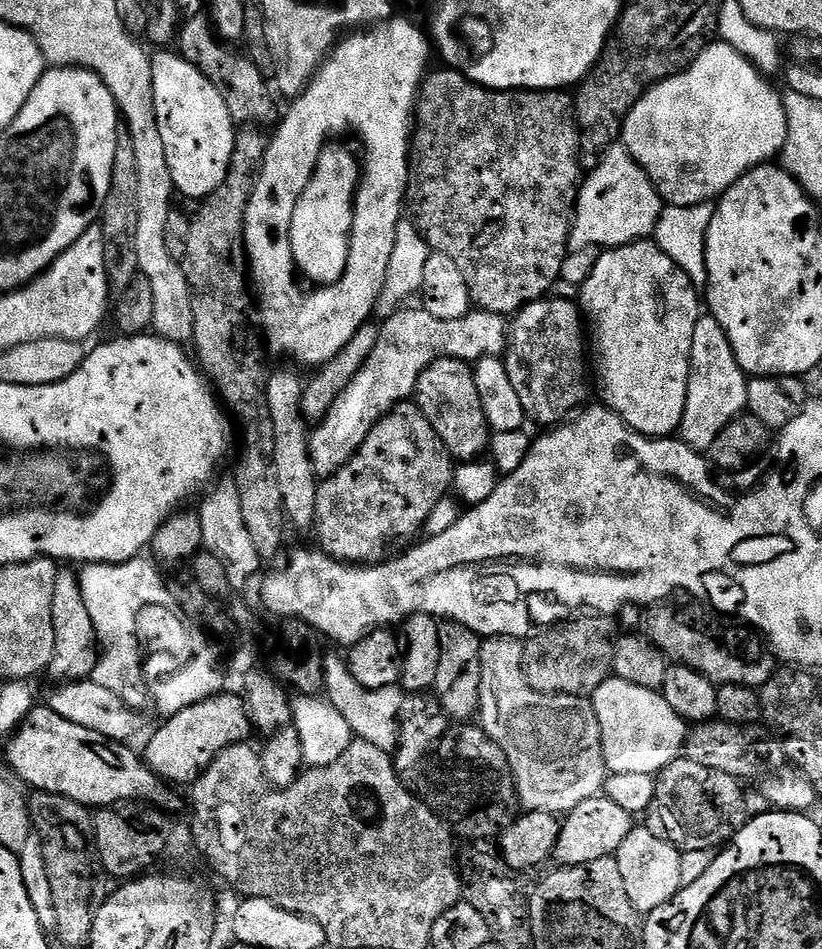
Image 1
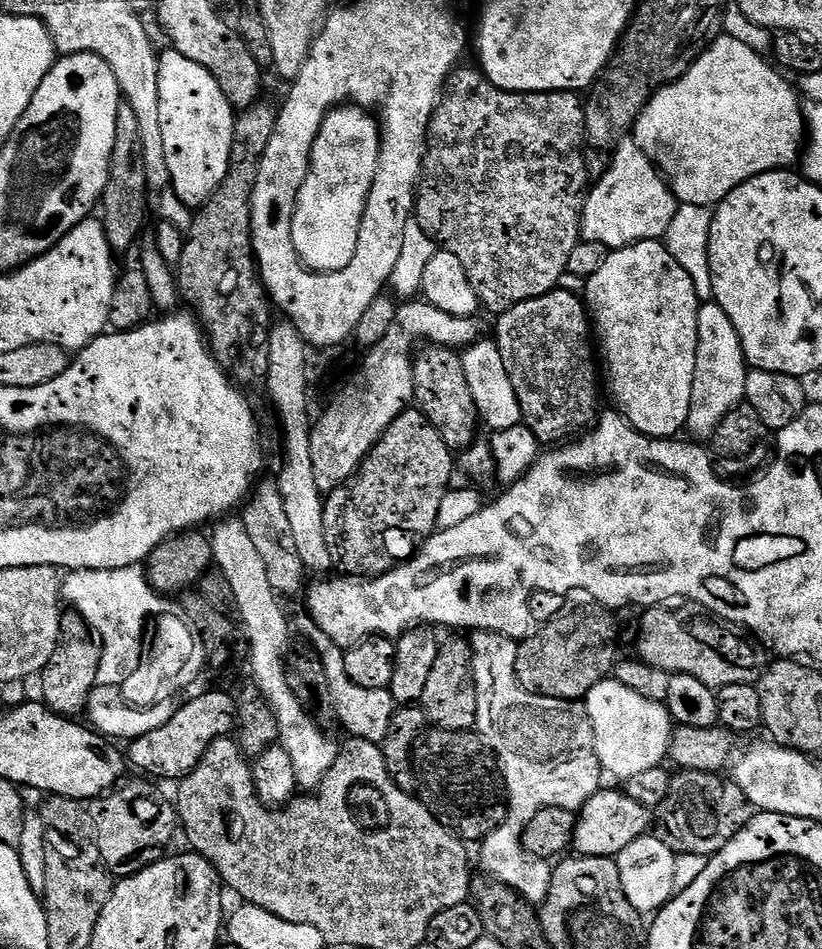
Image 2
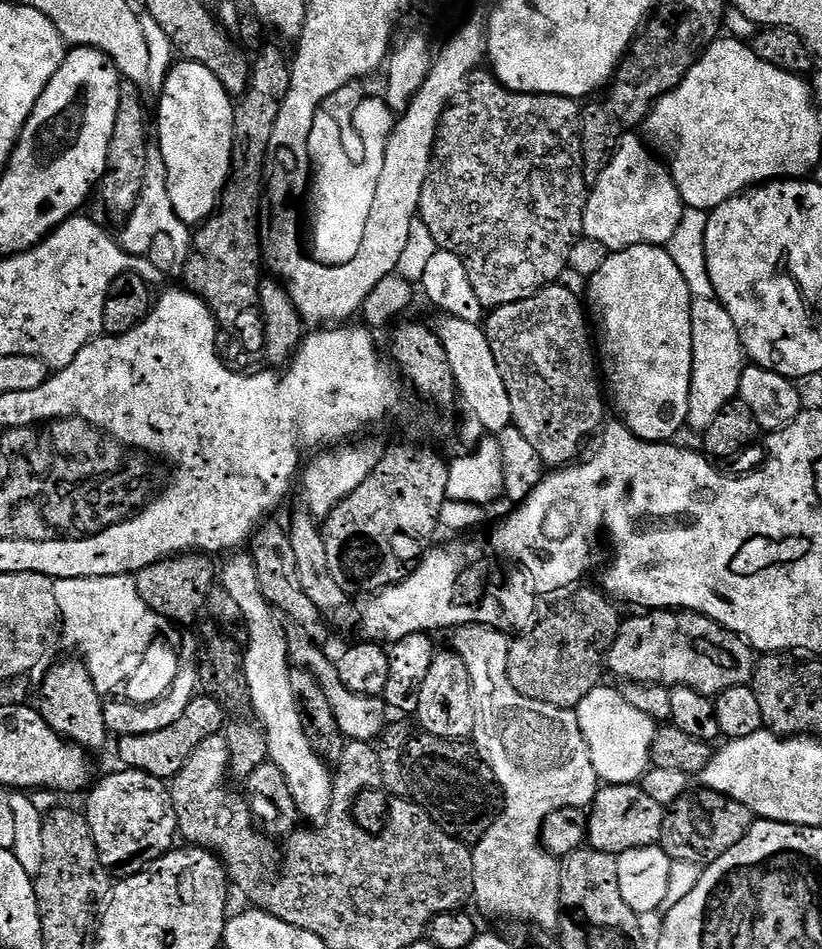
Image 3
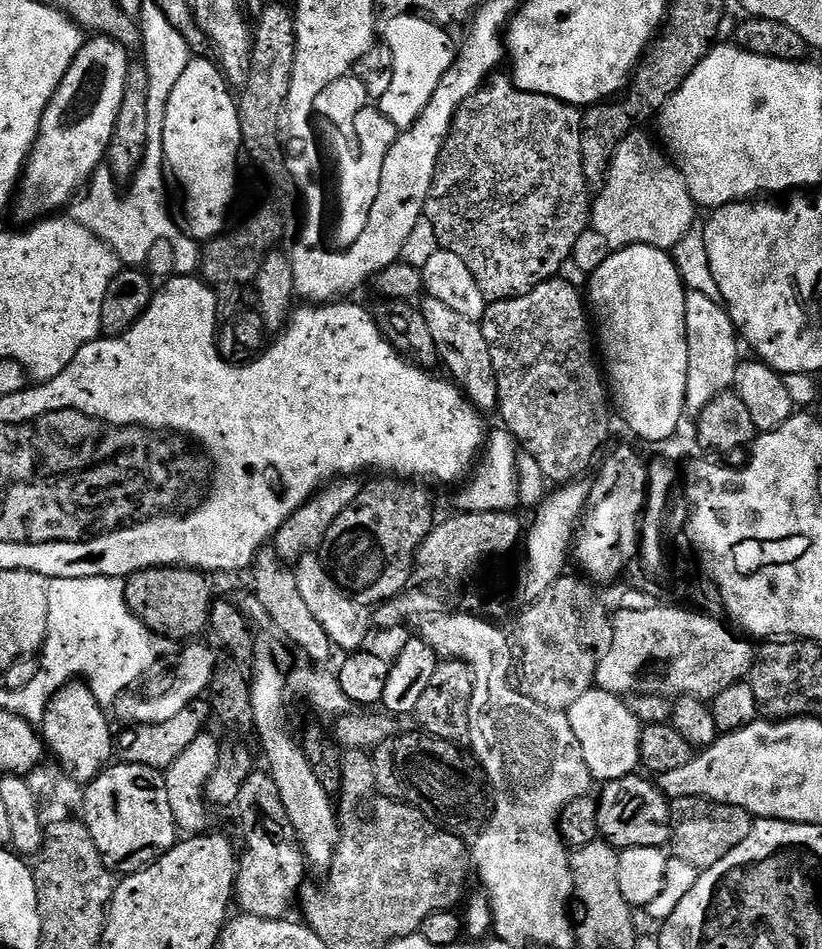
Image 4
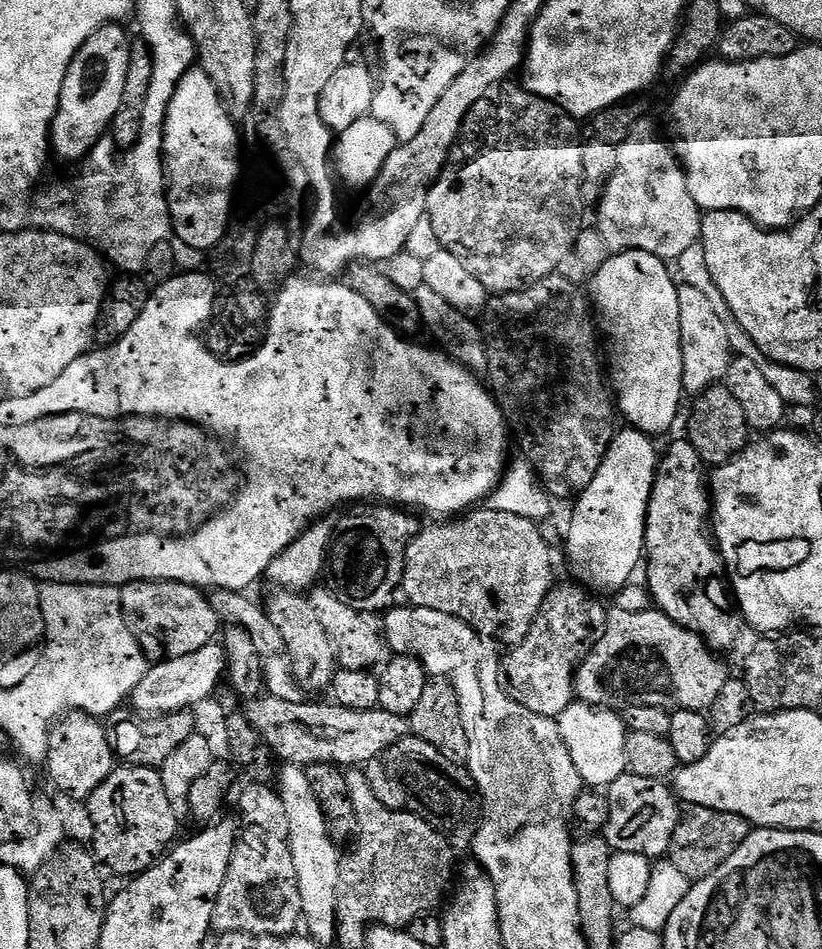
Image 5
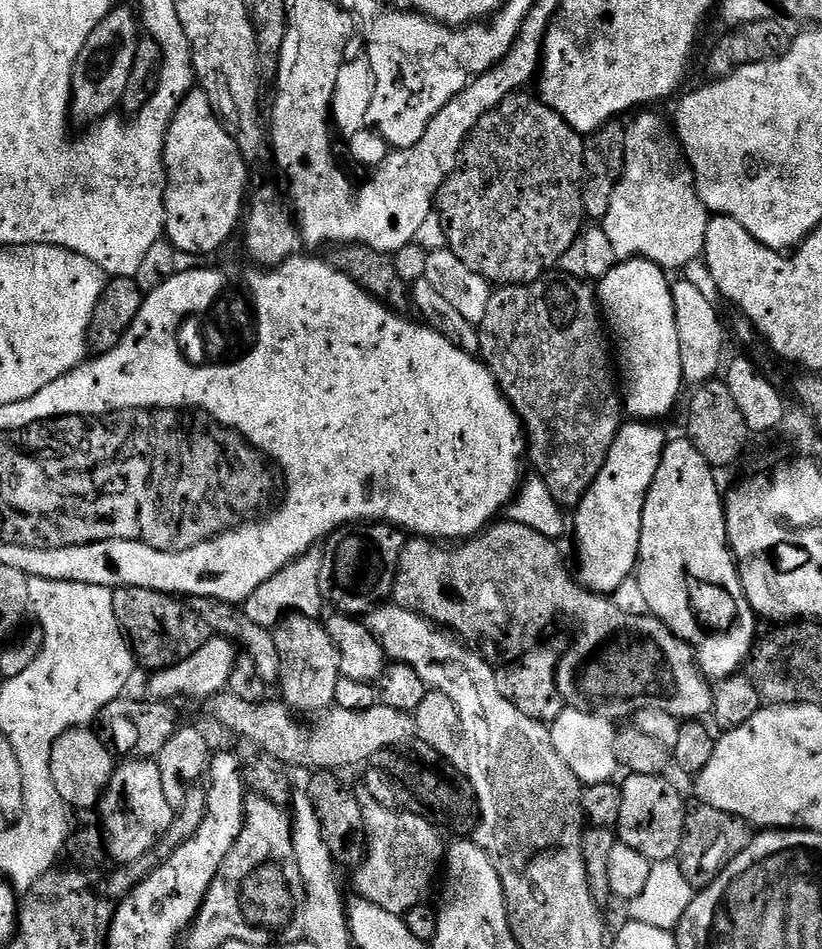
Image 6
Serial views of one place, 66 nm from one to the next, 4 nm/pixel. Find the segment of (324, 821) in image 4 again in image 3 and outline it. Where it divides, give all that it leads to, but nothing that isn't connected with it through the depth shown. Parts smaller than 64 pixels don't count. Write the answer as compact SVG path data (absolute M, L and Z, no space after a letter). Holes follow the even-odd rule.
M232 554L225 560L228 561L219 569L218 580L234 597L234 602L238 602L244 615L244 624L246 629L248 628L248 644L246 640L244 648L246 682L252 699L252 712L266 734L268 755L271 763L276 764L278 770L282 770L282 774L286 774L286 786L290 786L290 794L296 803L297 813L303 819L304 816L308 819L305 821L323 822L328 818L328 808L324 806L316 808L316 796L324 801L331 797L333 773L325 760L311 749L302 728L298 707L295 706L294 697L290 692L290 678L286 674L286 667L284 668L288 650L285 629L274 615L272 605L266 602L262 586L258 586L258 570L254 570L251 555Z

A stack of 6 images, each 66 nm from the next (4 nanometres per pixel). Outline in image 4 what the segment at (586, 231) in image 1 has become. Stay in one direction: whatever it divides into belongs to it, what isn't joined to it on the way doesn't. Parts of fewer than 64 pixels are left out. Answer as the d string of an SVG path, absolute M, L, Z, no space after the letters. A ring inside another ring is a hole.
M644 130L631 132L622 143L612 159L612 165L608 171L608 179L599 189L600 197L595 197L590 208L590 224L602 238L606 238L609 249L619 250L629 248L631 244L645 244L655 248L672 250L676 244L682 241L683 236L690 231L693 224L697 223L698 205L692 199L690 190L677 170L676 165L659 147L652 145L650 137Z

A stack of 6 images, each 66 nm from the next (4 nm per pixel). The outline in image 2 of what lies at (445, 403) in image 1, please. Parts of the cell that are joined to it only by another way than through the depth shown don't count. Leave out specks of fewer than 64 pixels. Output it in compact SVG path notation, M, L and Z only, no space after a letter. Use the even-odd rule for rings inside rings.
M421 347L412 362L412 377L416 387L415 403L420 403L417 404L419 411L440 431L446 446L453 450L469 448L478 436L478 415L463 373L461 357L447 348Z

